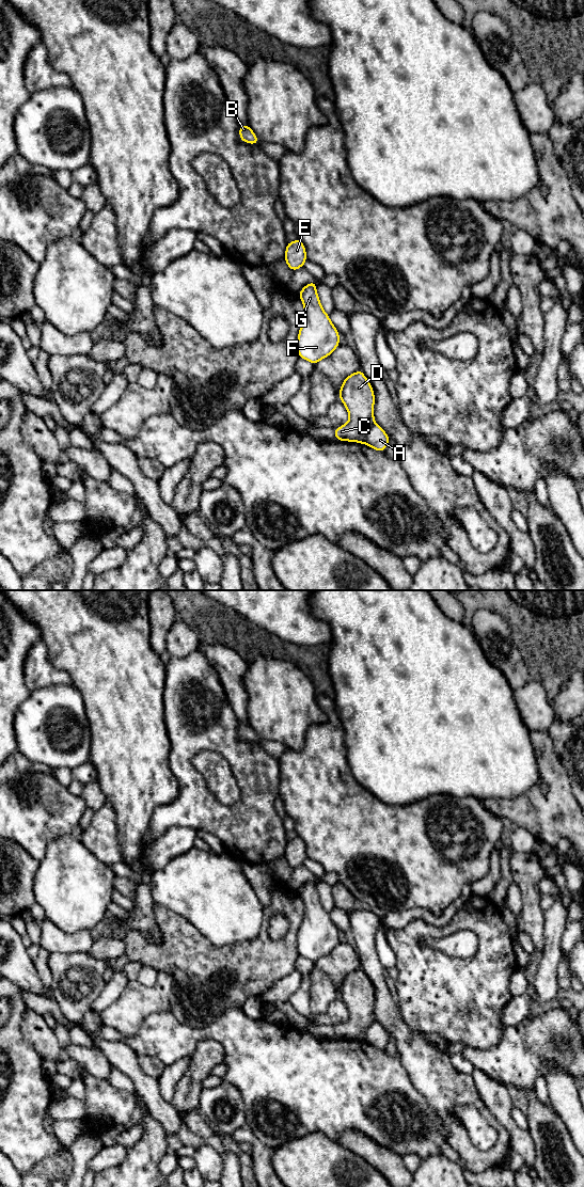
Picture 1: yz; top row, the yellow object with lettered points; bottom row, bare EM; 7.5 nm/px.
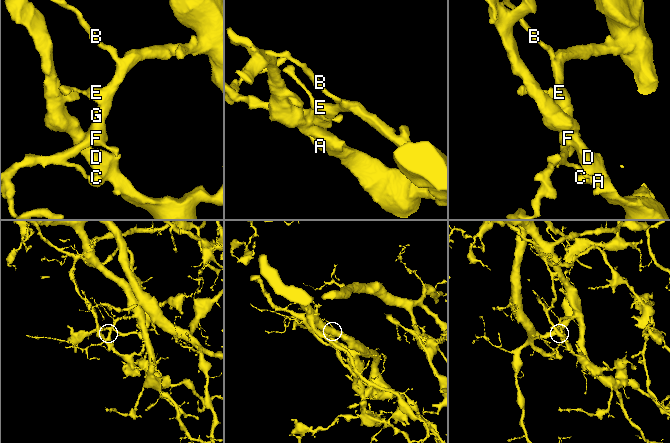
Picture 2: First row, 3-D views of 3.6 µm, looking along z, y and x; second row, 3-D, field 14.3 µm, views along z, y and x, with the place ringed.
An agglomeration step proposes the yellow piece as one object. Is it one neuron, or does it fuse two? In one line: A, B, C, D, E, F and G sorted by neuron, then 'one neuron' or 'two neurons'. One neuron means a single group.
groups A B E F G / C D; two neurons

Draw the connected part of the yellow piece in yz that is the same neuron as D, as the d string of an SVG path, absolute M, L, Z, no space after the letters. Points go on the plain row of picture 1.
M361 967L345 976L338 995L348 1009L349 1018L334 1026L335 1038L364 1042L366 1029L376 1022L375 991Z

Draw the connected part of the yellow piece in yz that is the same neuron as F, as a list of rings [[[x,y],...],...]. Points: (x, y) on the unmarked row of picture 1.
[[[317,879],[307,881],[299,890],[304,916],[298,930],[298,954],[317,962],[340,944],[340,930],[323,908],[316,889]]]

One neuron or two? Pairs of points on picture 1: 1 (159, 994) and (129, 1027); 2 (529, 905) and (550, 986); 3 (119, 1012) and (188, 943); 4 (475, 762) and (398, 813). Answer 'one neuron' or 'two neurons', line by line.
1: one neuron
2: two neurons
3: two neurons
4: two neurons

